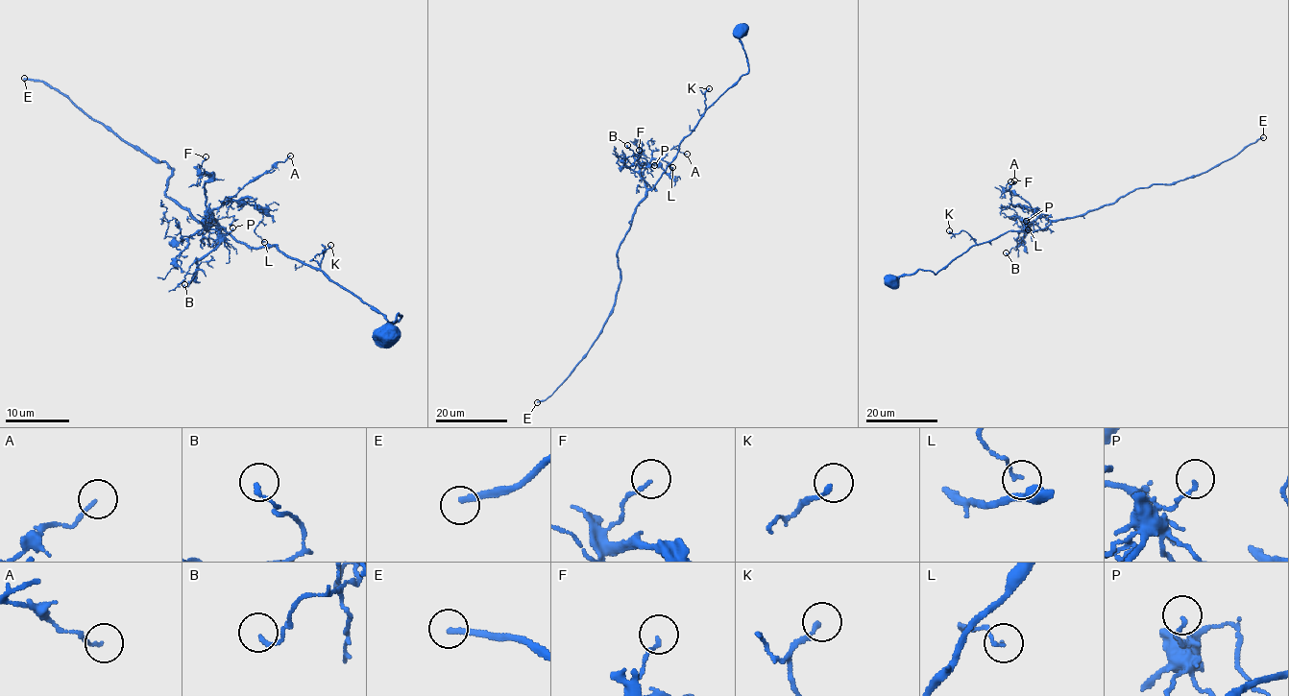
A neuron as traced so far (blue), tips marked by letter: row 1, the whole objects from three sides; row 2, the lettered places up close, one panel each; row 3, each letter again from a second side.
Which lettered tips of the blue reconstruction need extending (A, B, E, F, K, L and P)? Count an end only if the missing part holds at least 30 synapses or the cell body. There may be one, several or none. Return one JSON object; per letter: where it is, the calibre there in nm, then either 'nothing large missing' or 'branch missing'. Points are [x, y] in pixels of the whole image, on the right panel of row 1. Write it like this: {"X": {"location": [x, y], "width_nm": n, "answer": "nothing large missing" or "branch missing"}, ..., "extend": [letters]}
{"A": {"location": [1014, 180], "width_nm": 120, "answer": "nothing large missing"}, "B": {"location": [1006, 252], "width_nm": 140, "answer": "nothing large missing"}, "E": {"location": [1263, 137], "width_nm": 240, "answer": "branch missing"}, "F": {"location": [1010, 181], "width_nm": 120, "answer": "nothing large missing"}, "K": {"location": [949, 230], "width_nm": 180, "answer": "nothing large missing"}, "L": {"location": [1028, 229], "width_nm": 80, "answer": "nothing large missing"}, "P": {"location": [1026, 221], "width_nm": 130, "answer": "nothing large missing"}, "extend": ["E"]}

